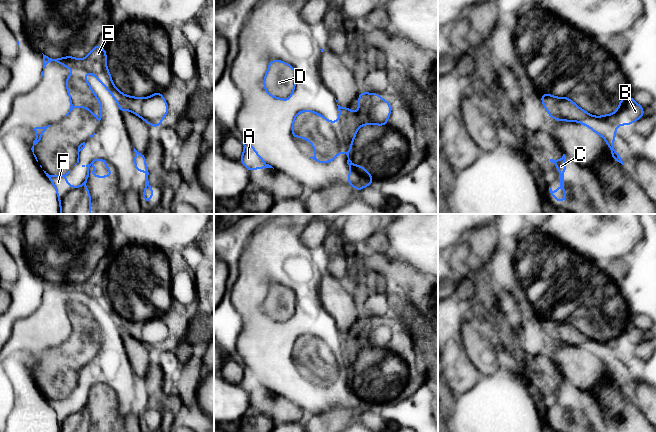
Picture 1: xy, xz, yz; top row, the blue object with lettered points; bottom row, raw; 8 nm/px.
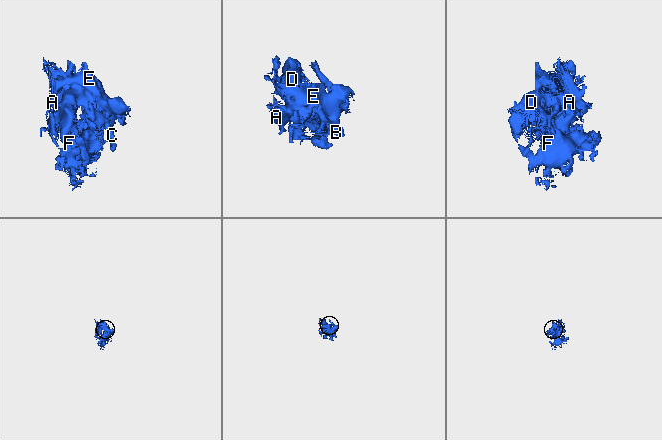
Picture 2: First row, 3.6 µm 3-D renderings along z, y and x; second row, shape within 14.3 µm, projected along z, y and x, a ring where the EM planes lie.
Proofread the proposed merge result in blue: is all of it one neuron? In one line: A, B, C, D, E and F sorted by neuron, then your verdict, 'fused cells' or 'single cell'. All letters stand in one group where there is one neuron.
A C D E F / B; fused cells

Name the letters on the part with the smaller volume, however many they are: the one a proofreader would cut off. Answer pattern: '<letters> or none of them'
B

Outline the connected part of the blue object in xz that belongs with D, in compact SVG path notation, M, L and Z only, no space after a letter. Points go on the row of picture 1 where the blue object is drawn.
M279 59L270 60L263 81L263 86L268 96L291 102L295 84L296 72L292 65Z

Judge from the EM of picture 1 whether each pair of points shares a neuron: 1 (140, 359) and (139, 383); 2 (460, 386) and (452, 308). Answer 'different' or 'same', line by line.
1: different
2: same

